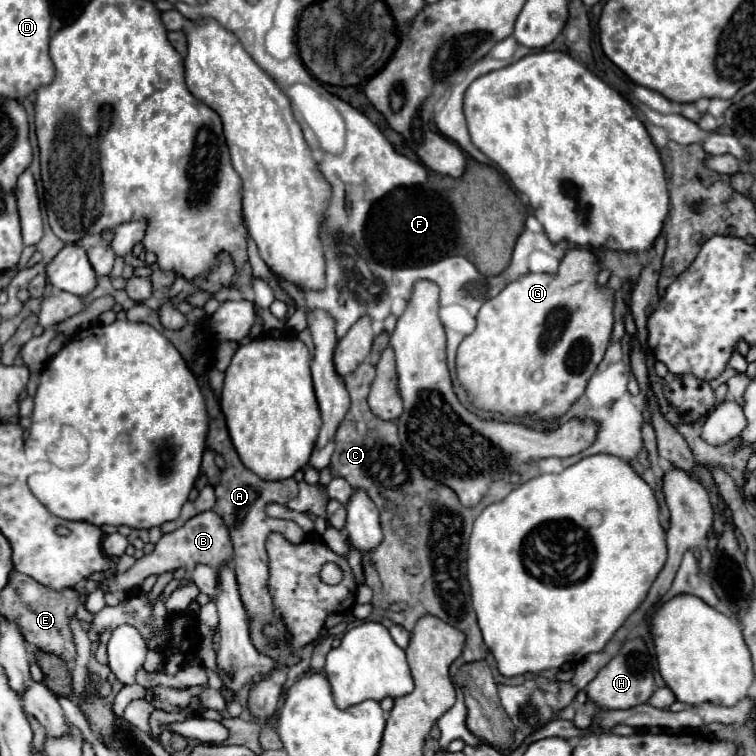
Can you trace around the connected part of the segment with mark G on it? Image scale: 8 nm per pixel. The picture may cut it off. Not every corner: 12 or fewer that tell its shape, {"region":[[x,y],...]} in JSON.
{"region":[[567,249],[483,303],[457,349],[479,409],[553,419],[613,331],[615,289]]}

